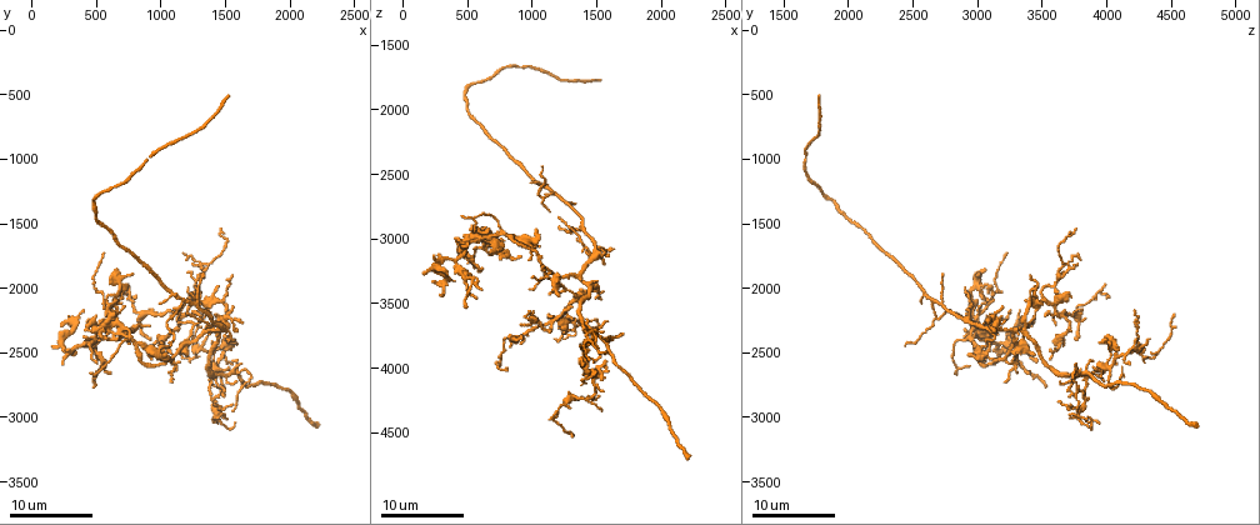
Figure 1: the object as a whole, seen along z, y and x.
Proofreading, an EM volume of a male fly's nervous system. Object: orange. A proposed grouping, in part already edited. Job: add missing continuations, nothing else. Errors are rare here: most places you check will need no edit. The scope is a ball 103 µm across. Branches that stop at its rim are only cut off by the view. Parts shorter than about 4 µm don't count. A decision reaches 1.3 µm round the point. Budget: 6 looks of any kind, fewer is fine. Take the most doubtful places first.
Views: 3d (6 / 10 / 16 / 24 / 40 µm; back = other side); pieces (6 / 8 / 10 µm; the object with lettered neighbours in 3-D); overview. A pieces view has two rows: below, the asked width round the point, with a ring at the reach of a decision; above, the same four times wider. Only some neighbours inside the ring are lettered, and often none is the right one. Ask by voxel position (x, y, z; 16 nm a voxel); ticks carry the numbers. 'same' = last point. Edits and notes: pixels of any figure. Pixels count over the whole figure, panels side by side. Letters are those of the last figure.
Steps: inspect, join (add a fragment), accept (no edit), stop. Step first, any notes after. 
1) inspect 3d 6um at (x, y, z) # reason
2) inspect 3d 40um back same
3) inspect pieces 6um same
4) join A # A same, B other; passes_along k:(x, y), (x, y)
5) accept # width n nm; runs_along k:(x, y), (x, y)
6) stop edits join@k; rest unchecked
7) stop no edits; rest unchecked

inspect 3d 16um at (920, 2400, 3760) # an open end

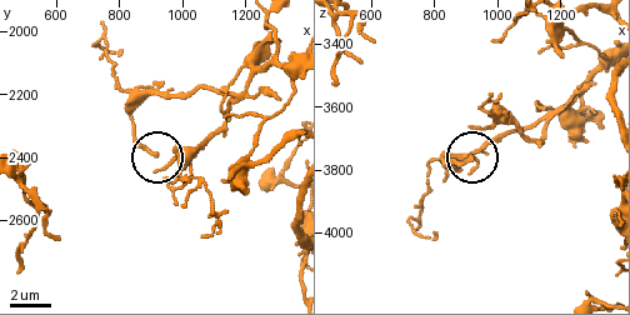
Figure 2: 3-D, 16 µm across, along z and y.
inspect pieces 8um at (920, 2390, 3760)

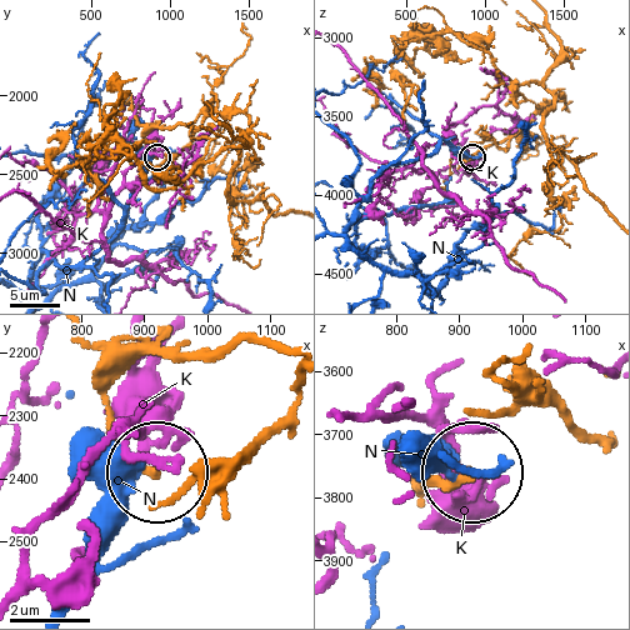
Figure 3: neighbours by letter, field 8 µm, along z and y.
accept # K other, N other; no lettered fragment goes on from it

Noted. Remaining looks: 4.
inspect 3d 16um at (480, 2760, 3520) # long arm stops here

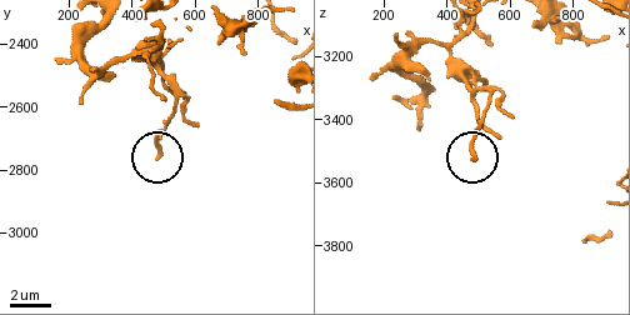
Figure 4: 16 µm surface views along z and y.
inspect pieces 8um at (490, 2760, 3530) # see the neighbours

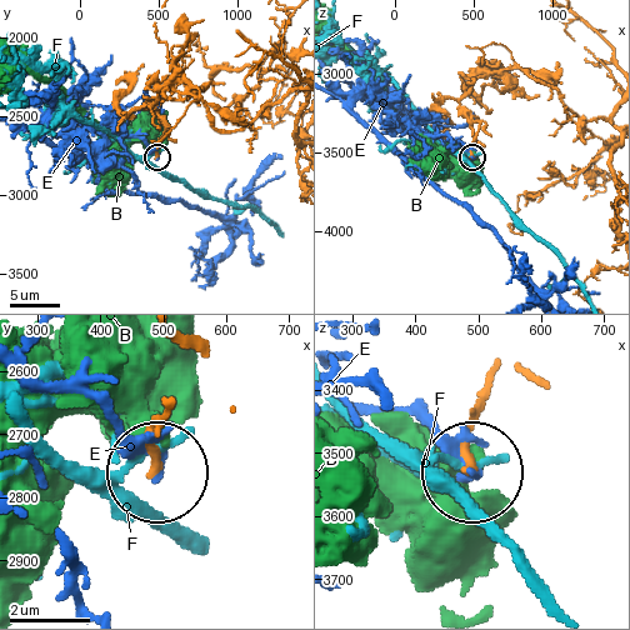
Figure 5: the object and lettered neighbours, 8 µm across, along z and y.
accept # B other, E other, F other; runs_along 5:(488, 381), (464, 441), (471, 469); no lettered fragment goes on from it

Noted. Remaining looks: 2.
inspect 3d 24um at (600, 2160, 3260) # an open end

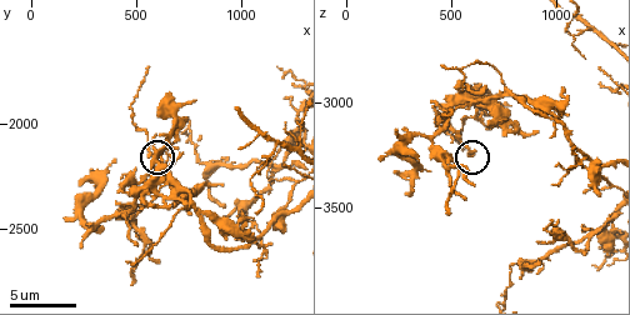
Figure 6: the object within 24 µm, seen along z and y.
inspect pieces 8um same # see the neighbours

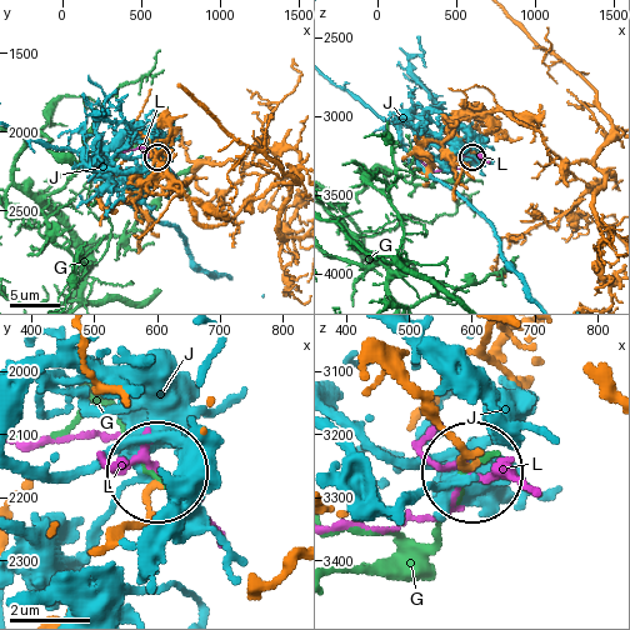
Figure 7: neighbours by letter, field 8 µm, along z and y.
accept # G other, J other, L other; runs_along 7:(425, 410), (473, 468); none of them fits

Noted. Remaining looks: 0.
stop no edits; rest unchecked

